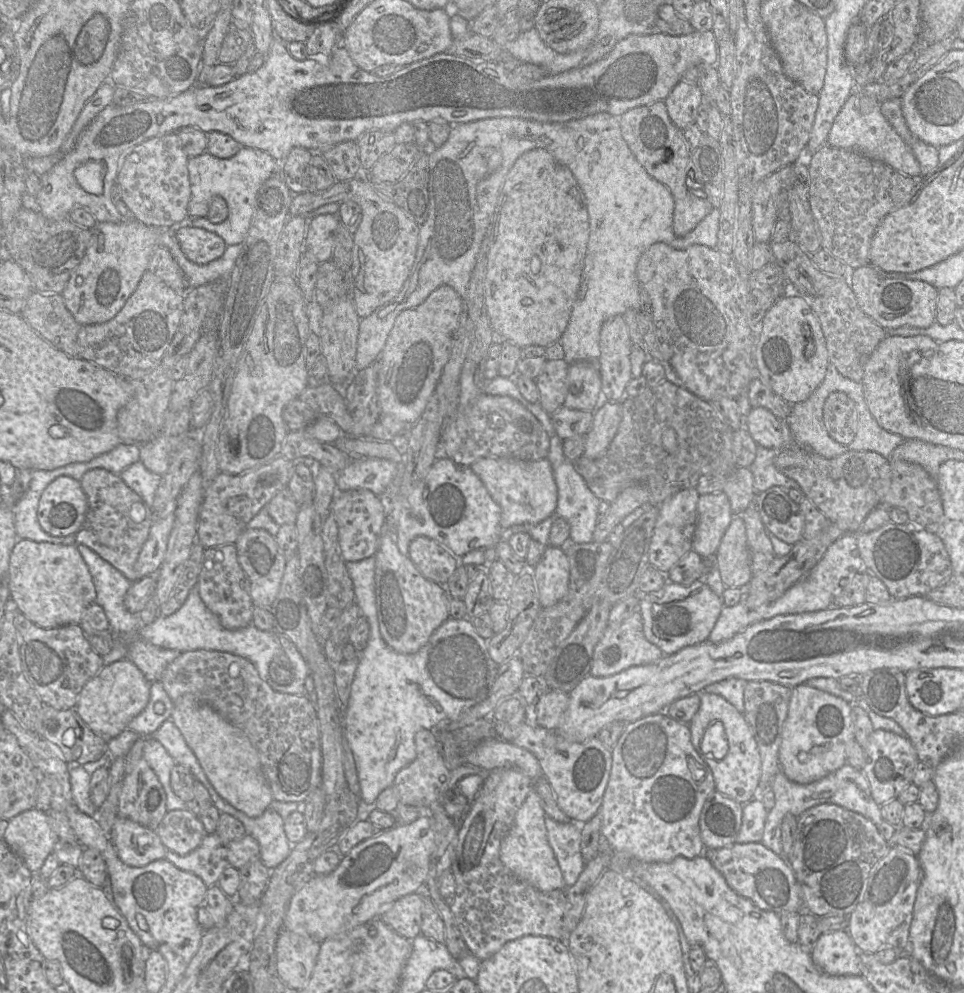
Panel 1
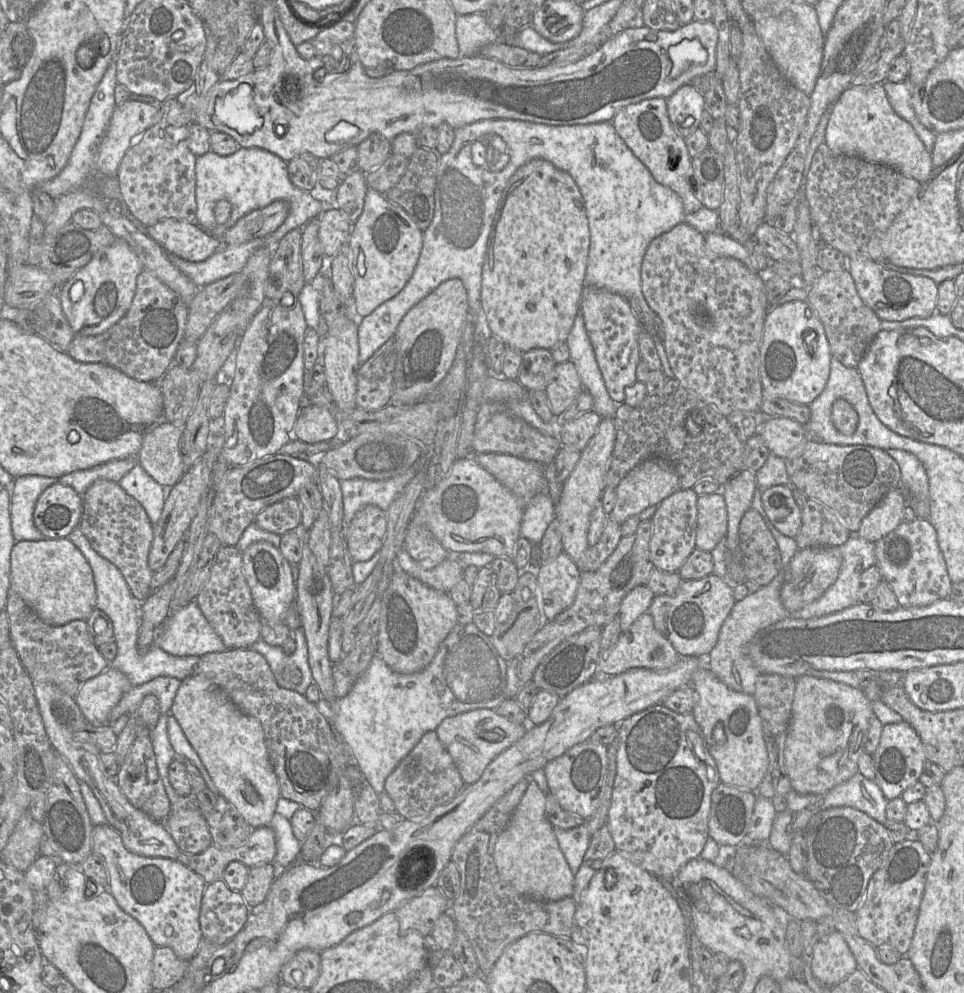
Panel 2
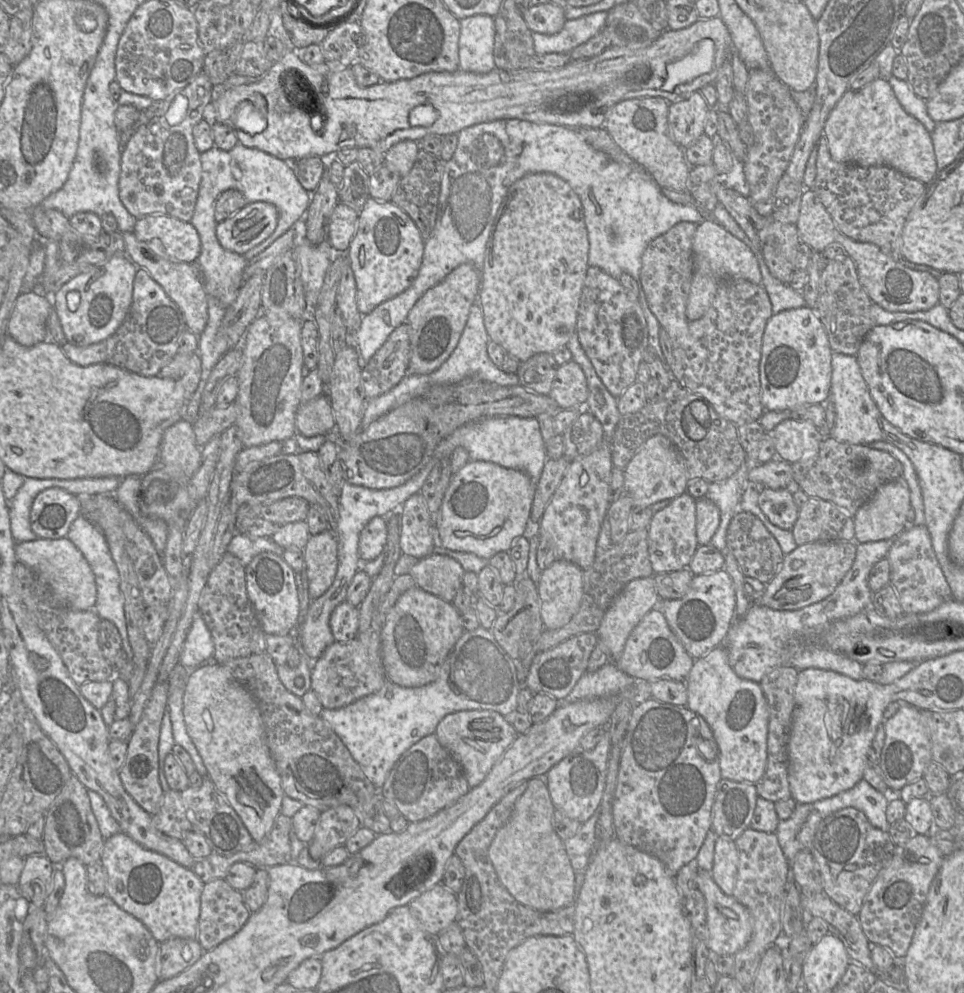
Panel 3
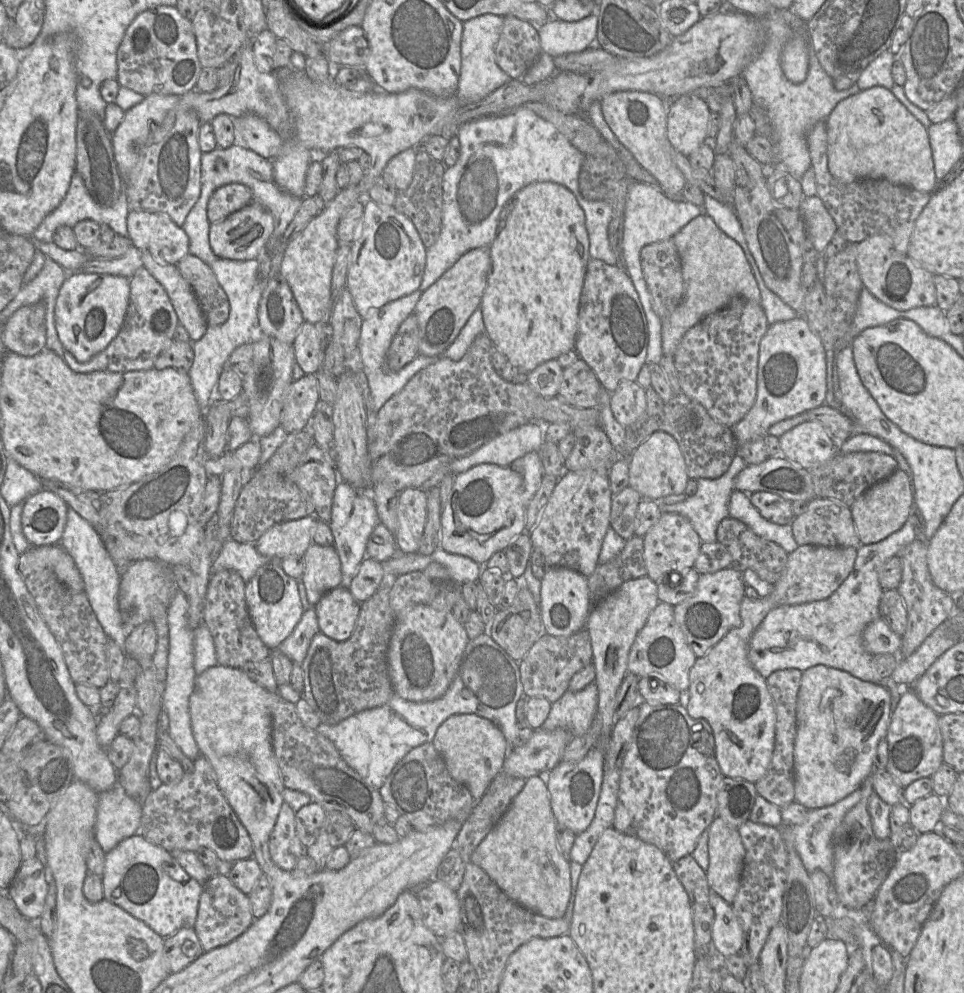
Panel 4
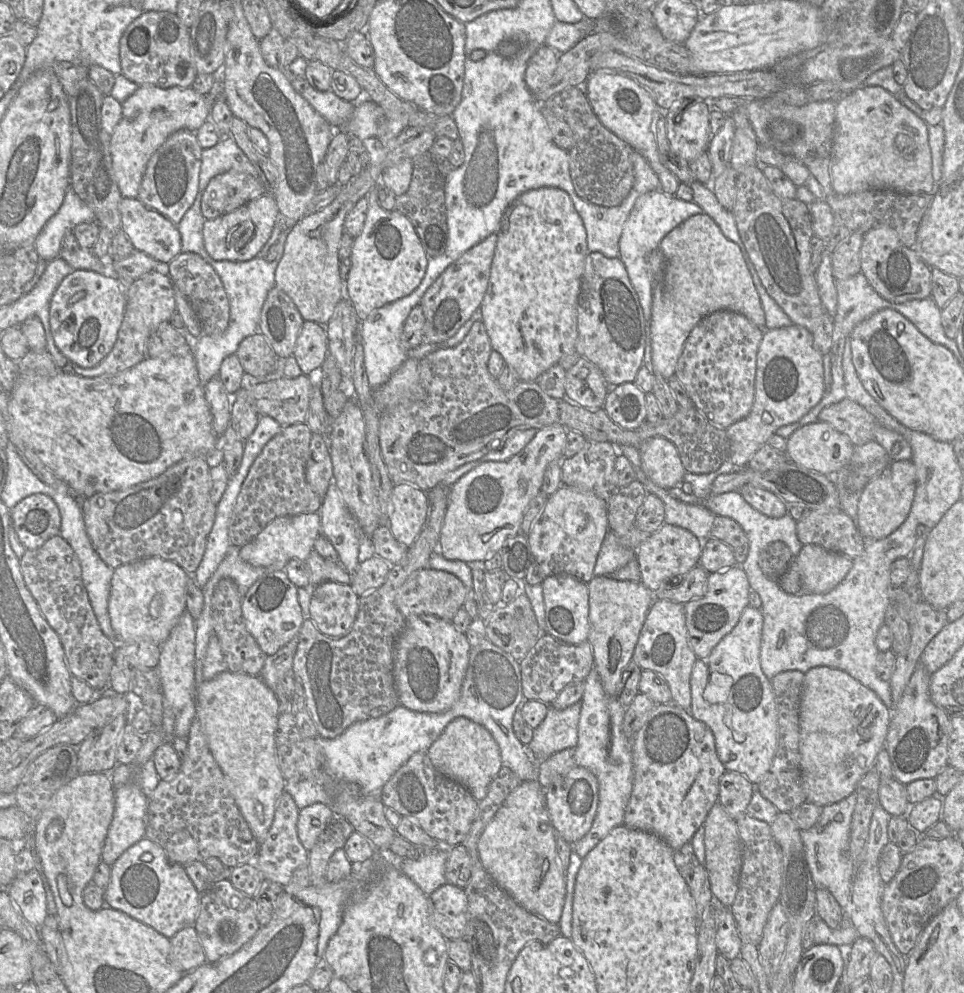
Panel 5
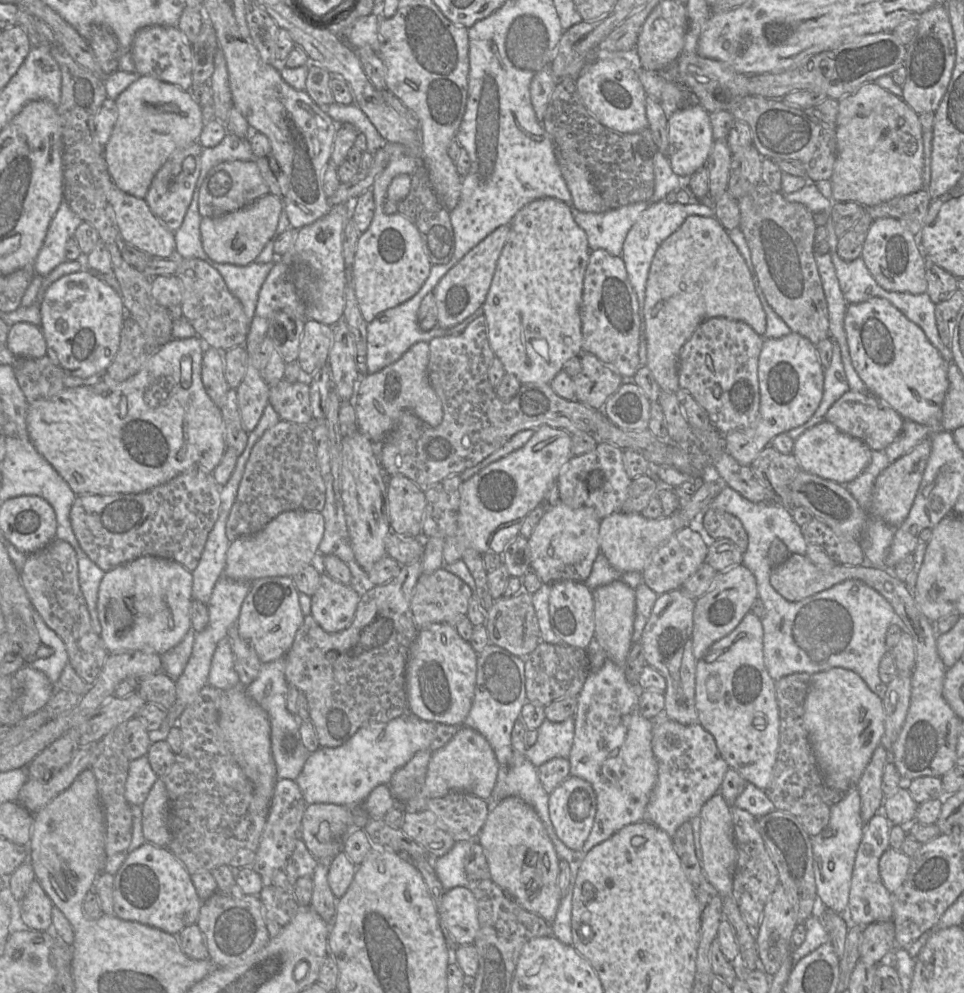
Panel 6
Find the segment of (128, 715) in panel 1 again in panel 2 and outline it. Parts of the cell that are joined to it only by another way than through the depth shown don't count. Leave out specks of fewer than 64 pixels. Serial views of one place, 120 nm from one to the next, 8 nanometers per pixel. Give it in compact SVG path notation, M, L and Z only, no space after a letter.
M109 666L101 674L87 680L79 689L75 700L86 720L93 726L101 726L109 723L111 710L131 687L124 673Z

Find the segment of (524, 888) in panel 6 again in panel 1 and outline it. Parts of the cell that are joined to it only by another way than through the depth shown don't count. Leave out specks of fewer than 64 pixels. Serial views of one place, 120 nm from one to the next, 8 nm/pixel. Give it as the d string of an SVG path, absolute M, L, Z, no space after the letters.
M532 789L516 812L512 826L501 842L500 859L514 876L540 891L566 890L563 874L548 842L545 818L546 813L541 805L541 798L536 790Z

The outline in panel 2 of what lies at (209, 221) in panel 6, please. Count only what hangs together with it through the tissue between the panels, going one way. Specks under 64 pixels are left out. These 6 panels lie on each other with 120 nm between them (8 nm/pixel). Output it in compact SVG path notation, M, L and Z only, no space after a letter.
M275 201L241 217L225 232L221 240L225 245L239 245L256 238L264 238L282 225L288 213L289 204L286 201Z

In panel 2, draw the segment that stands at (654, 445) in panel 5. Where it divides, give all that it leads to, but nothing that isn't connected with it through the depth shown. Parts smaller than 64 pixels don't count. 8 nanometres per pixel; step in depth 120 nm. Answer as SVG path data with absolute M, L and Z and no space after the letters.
M649 458L634 467L620 481L616 488L616 503L608 519L622 524L627 518L638 516L646 508L660 504L680 489L680 481L674 465L663 458Z

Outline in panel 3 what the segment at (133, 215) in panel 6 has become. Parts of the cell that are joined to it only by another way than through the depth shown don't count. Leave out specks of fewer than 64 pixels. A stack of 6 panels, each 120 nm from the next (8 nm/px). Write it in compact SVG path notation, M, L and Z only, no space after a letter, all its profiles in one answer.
M150 214L137 219L134 234L155 253L171 261L197 262L201 240L190 222L165 214Z

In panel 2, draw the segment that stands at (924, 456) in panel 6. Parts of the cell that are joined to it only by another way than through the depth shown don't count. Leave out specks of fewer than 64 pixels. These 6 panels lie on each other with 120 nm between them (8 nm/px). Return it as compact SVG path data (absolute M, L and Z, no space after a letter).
M903 488L889 491L862 519L857 536L873 543L885 537L902 523L905 506Z

